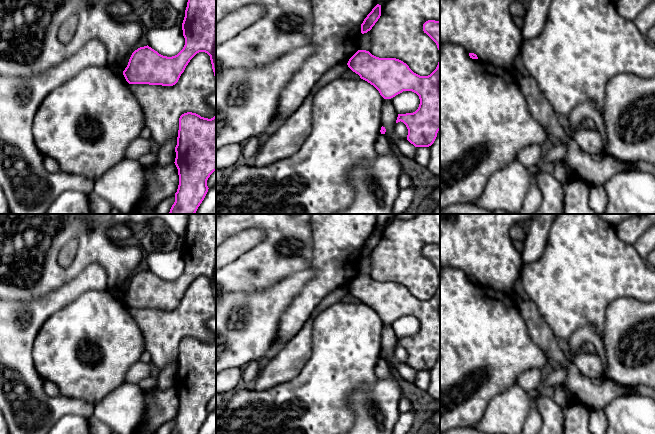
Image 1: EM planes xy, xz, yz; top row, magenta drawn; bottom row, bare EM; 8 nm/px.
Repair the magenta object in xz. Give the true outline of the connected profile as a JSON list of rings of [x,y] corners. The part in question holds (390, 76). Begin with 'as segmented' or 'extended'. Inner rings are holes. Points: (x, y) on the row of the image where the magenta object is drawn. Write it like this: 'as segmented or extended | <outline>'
as segmented | [[[428,20],[423,24],[423,31],[437,45],[439,62],[436,69],[428,76],[414,73],[403,61],[396,58],[379,58],[369,51],[358,50],[348,61],[348,67],[361,79],[373,85],[384,99],[391,99],[403,91],[412,91],[419,96],[420,104],[413,113],[398,114],[396,123],[403,122],[407,129],[407,140],[415,147],[431,146],[440,130],[440,21]]]

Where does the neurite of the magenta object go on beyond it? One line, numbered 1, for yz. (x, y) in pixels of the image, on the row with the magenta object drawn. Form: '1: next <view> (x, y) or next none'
1: next none

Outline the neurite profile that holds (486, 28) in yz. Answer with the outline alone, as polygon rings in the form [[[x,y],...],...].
[[[440,0],[440,46],[456,44],[468,53],[474,53],[481,61],[496,67],[512,70],[524,40],[522,30],[513,21],[509,6],[515,0]]]

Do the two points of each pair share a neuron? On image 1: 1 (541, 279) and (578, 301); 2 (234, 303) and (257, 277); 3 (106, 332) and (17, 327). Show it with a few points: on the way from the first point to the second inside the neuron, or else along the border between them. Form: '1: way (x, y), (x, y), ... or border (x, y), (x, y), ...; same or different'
1: way (550, 282), (559, 282), (569, 292); same
2: border (266, 288), (251, 293), (226, 293); different
3: border (57, 311), (46, 320), (37, 333), (32, 350); different

